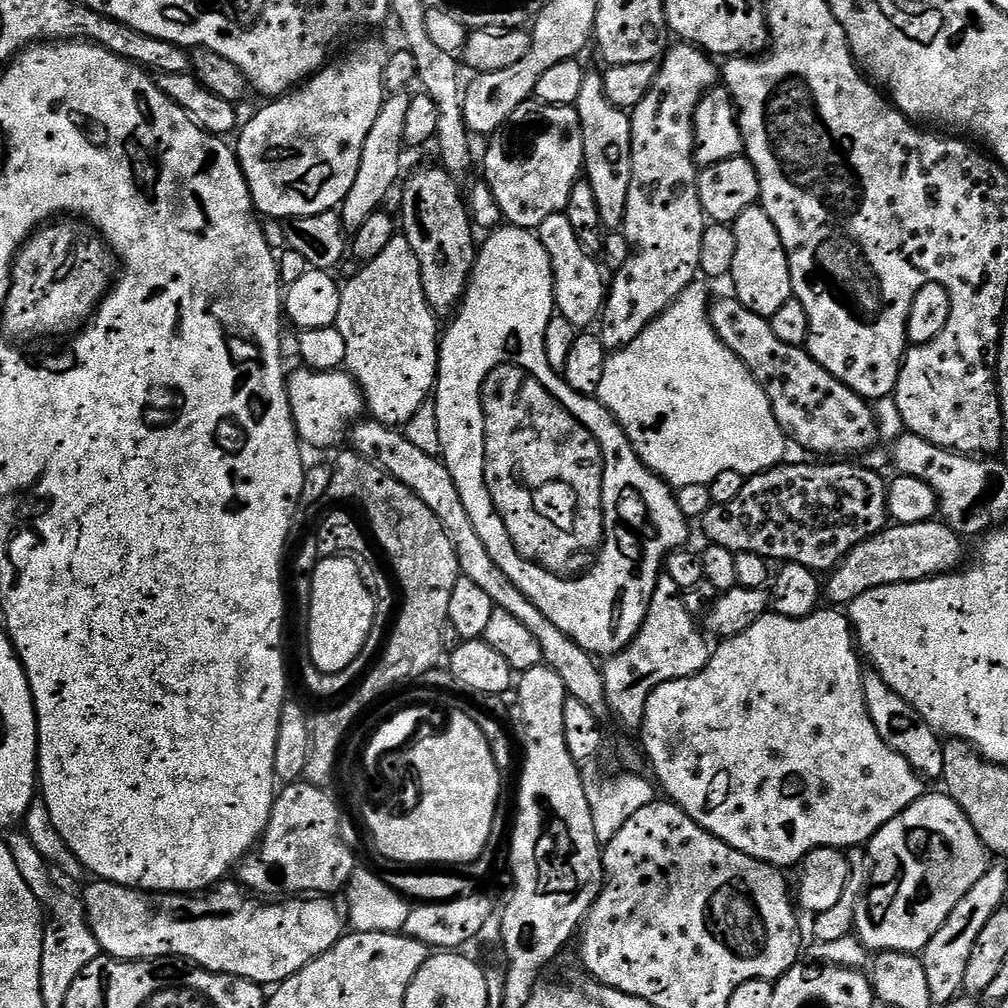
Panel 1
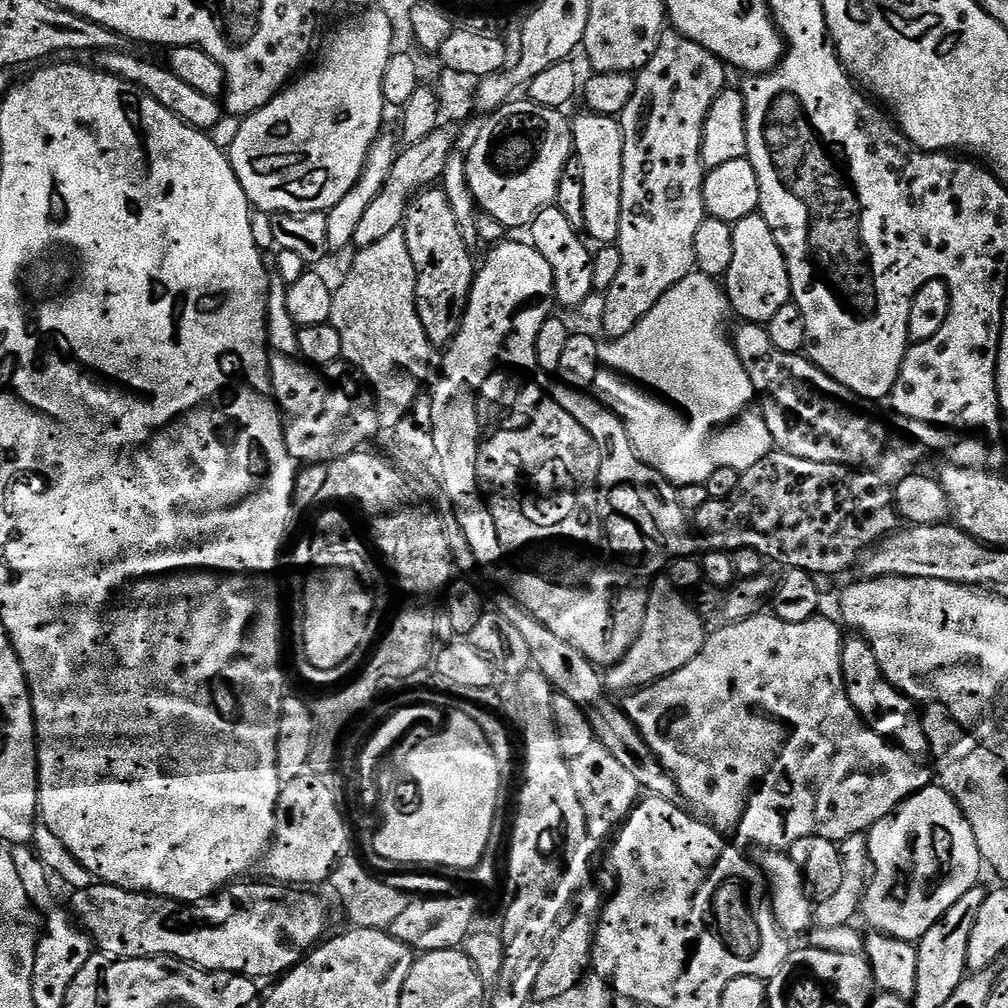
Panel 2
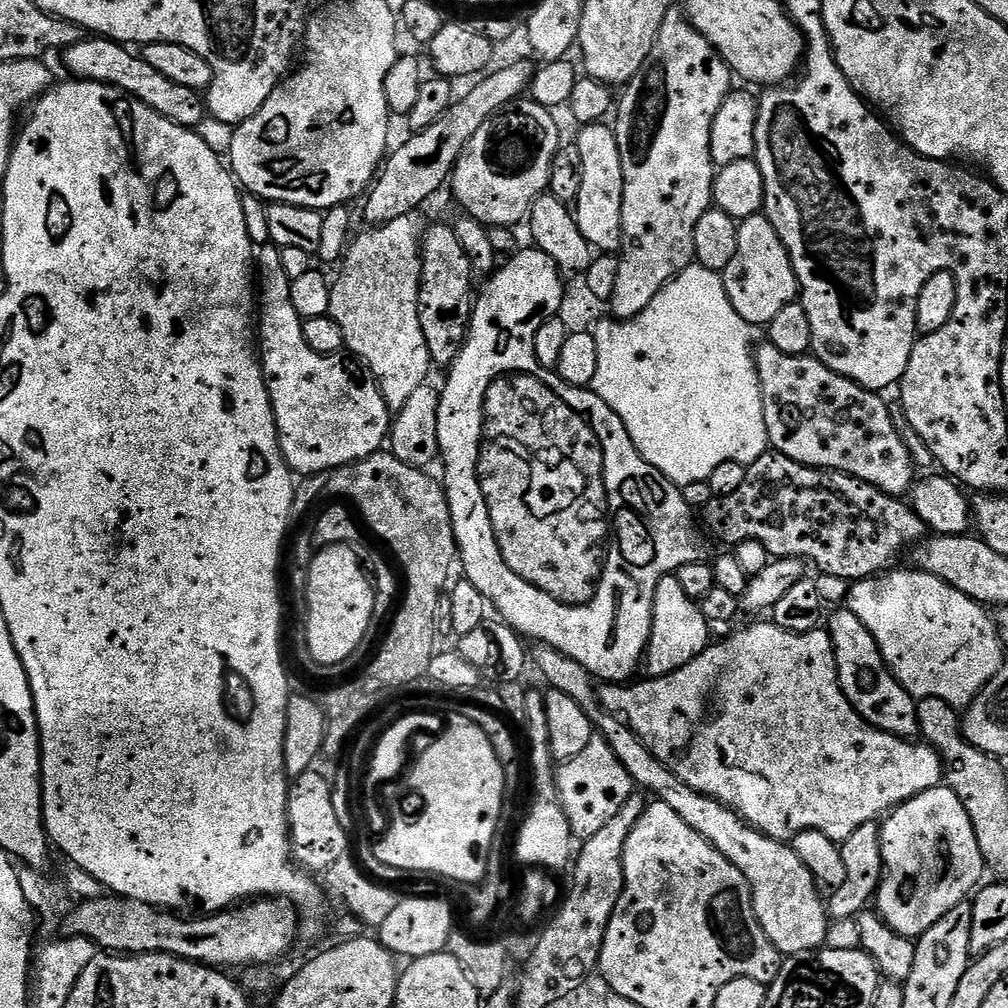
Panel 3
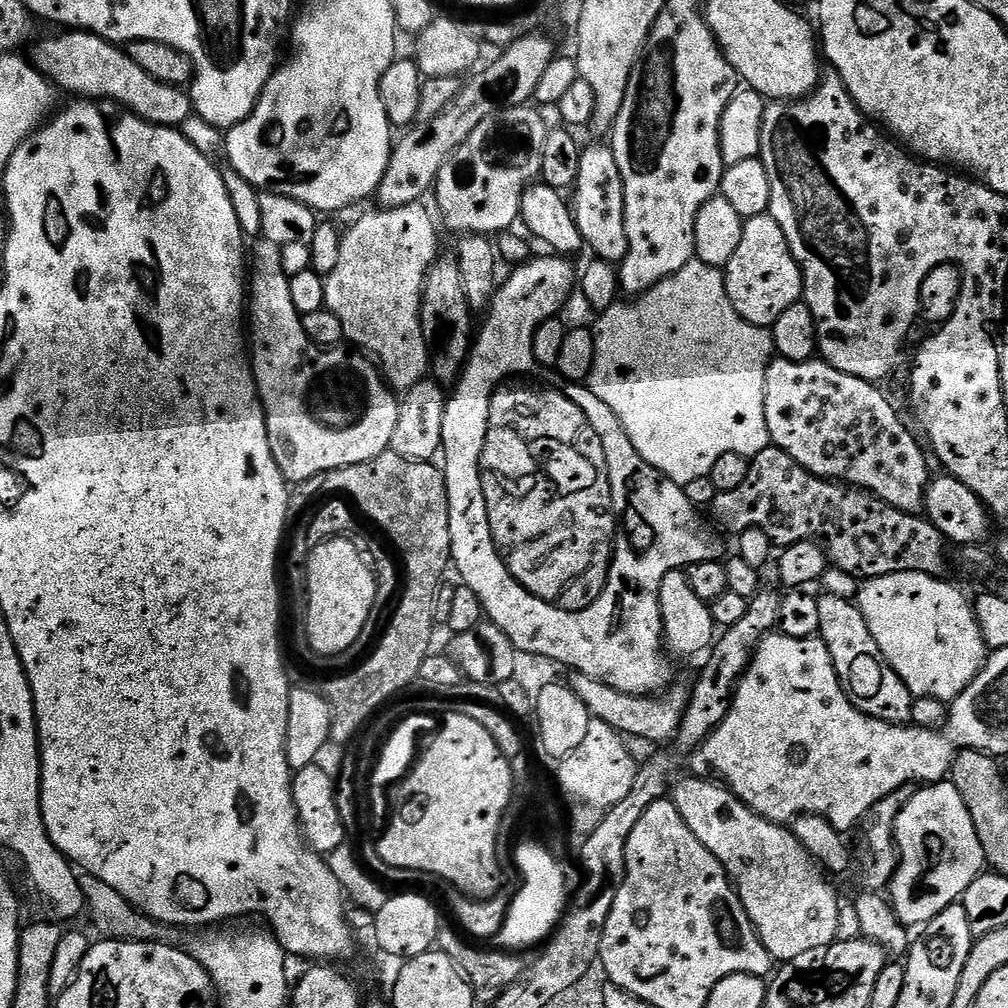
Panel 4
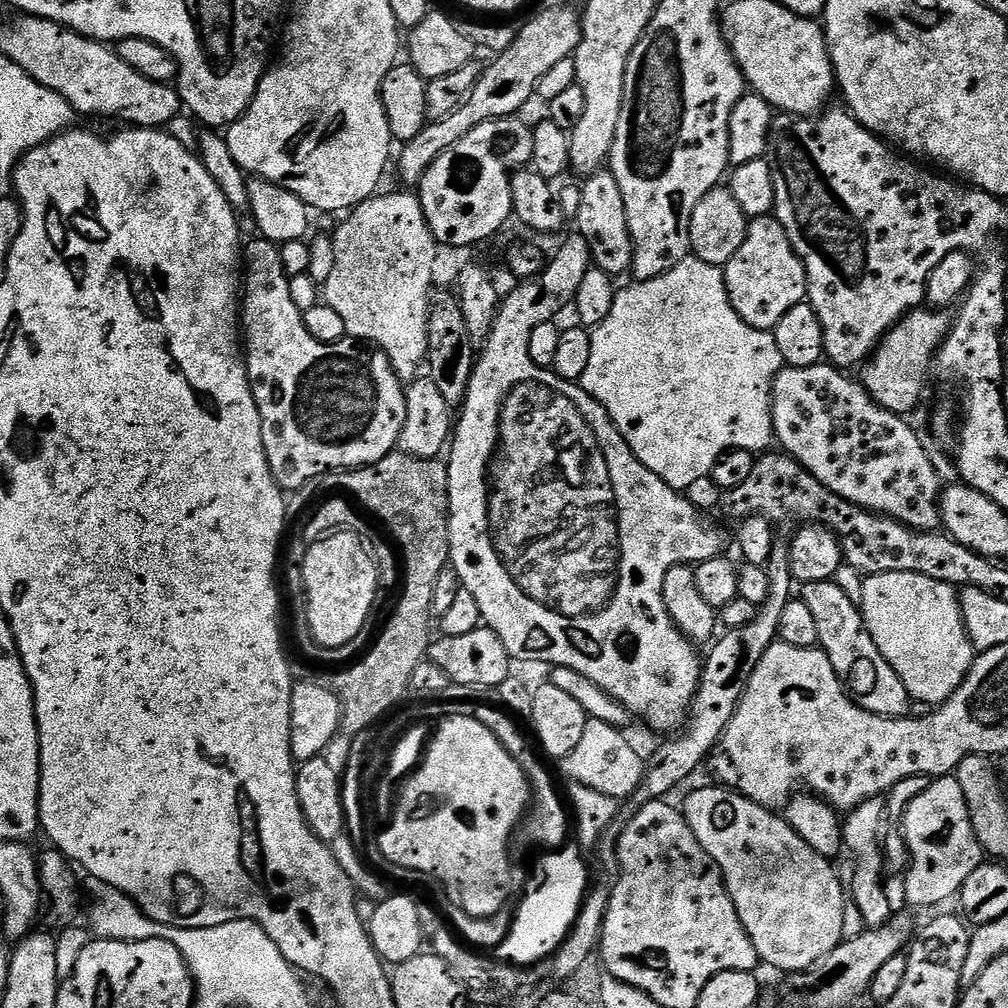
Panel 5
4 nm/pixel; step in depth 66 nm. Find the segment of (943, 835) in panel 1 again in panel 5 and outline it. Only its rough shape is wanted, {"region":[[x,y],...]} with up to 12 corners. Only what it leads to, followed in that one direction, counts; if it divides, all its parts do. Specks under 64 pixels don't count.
{"region":[[955,775],[910,802],[904,896],[955,897],[985,859]]}

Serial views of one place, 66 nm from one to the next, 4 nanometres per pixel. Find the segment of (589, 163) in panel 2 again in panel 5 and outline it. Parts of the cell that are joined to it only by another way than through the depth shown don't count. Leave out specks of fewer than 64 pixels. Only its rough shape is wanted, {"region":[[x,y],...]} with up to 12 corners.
{"region":[[611,170],[587,177],[576,208],[591,263],[632,270],[622,190]]}

